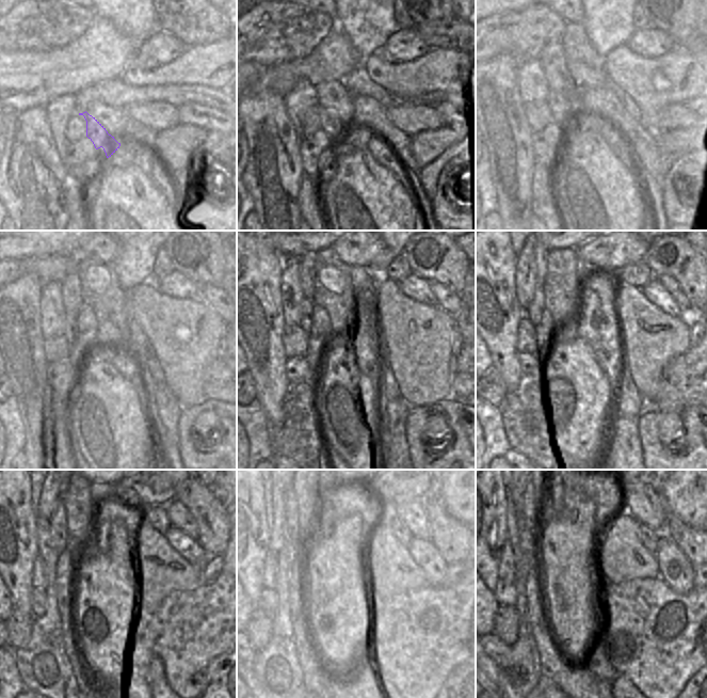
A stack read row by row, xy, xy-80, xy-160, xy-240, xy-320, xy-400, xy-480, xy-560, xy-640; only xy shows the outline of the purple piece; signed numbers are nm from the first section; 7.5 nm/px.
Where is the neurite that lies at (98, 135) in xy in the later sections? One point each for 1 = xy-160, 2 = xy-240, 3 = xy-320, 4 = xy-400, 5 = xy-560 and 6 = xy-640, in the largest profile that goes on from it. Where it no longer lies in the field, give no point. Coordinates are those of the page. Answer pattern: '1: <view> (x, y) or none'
1: xy-160 (568, 120)
2: xy-240 (70, 333)
3: xy-320 (306, 321)
4: xy-400 (534, 312)
5: xy-560 (291, 502)
6: xy-640 (529, 502)

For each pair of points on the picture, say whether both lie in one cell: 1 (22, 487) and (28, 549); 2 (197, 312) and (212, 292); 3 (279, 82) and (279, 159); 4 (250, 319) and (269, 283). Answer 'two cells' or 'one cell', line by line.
1: one cell
2: two cells
3: two cells
4: one cell

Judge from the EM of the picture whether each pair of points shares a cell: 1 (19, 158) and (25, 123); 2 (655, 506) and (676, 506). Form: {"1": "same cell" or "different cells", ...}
{"1": "same cell", "2": "different cells"}

